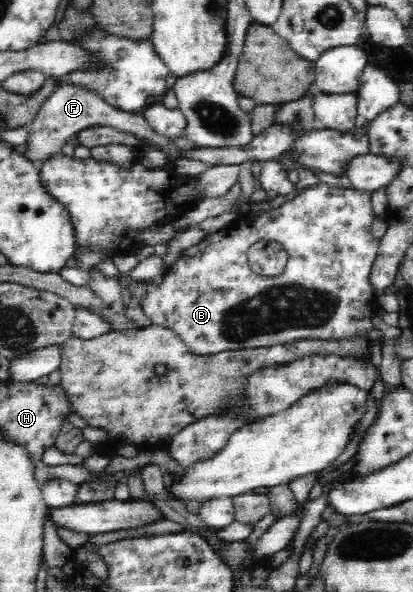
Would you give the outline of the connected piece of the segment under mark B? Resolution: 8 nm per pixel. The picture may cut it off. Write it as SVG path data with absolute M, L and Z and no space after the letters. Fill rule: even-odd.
M317 182L308 186L302 193L296 195L292 201L286 201L280 208L270 212L270 214L262 214L262 216L254 216L254 218L238 216L230 227L215 233L207 233L198 244L184 249L182 258L168 266L166 276L164 276L164 280L161 280L162 284L156 286L156 288L149 286L148 296L144 300L140 300L140 307L144 308L144 312L152 320L152 324L172 329L184 341L191 354L201 357L222 353L226 350L244 351L245 349L285 345L300 339L366 339L369 332L374 328L373 314L380 310L377 301L378 292L370 284L370 271L377 257L379 244L379 239L371 233L372 222L378 217L374 213L370 196L371 191L331 187L329 184ZM258 241L274 241L282 245L282 249L286 251L286 266L282 274L265 276L253 273L247 261L247 252L250 246Z

